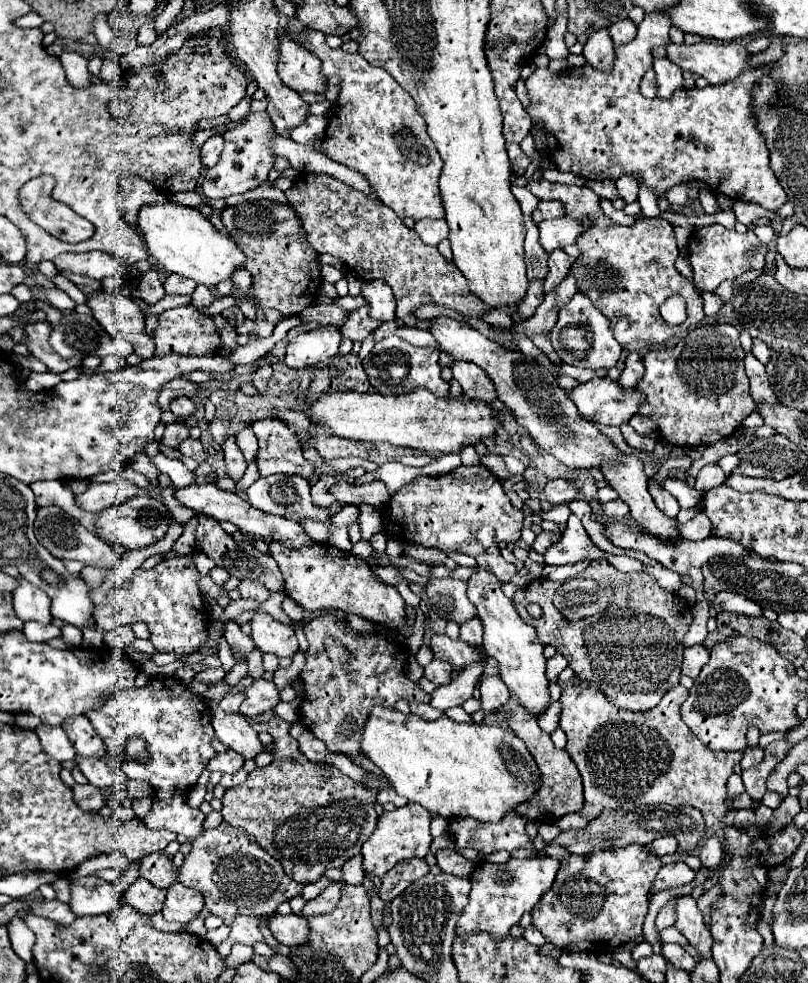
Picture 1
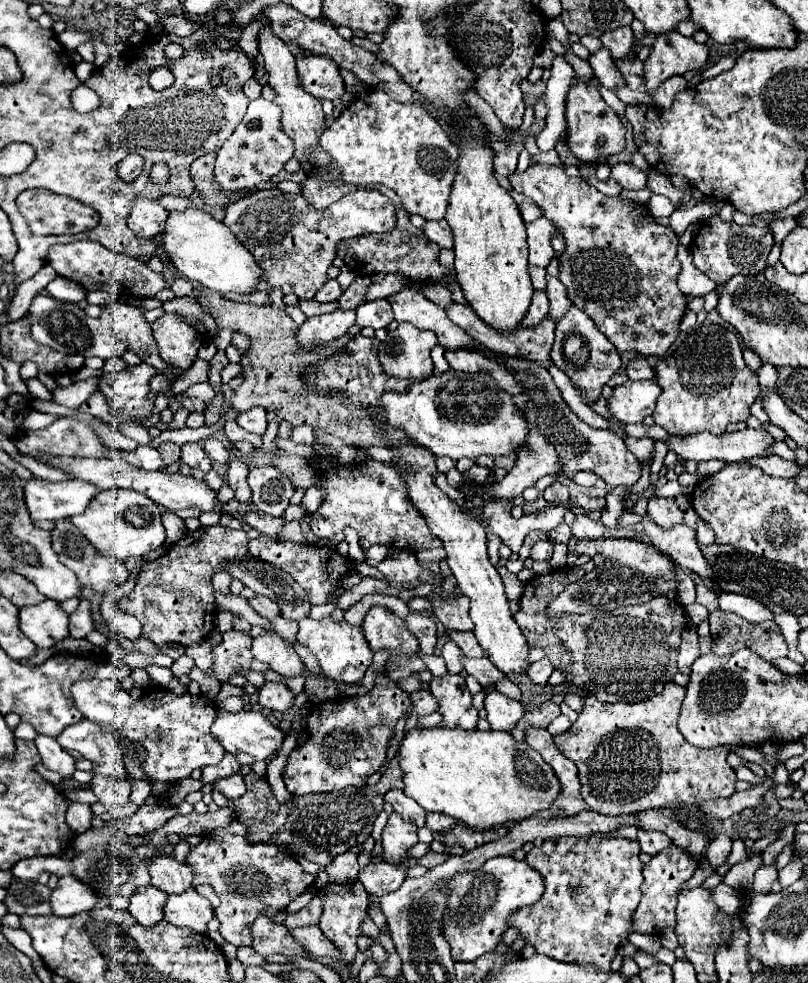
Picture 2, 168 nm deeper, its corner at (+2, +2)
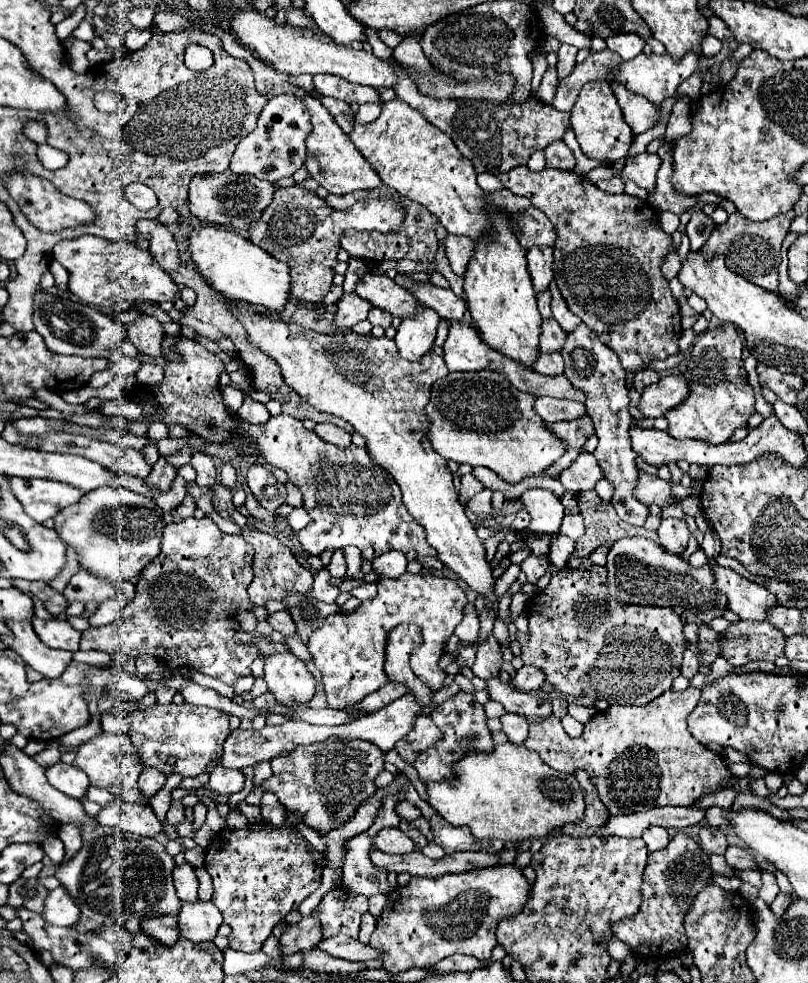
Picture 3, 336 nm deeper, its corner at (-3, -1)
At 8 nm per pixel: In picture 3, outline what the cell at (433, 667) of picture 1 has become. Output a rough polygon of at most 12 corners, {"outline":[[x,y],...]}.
{"outline":[[459,691],[431,711],[441,743],[417,757],[423,783],[491,751],[483,705]]}

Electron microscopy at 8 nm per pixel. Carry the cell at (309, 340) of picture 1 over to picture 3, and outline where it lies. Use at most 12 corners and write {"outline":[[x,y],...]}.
{"outline":[[353,295],[337,303],[333,325],[351,329],[373,305]]}

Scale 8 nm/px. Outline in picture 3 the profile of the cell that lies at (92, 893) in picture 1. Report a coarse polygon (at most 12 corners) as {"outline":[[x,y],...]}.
{"outline":[[65,887],[45,901],[49,923],[71,927],[81,911]]}

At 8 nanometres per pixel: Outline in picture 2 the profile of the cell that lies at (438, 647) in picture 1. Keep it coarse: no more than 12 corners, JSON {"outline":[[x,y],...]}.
{"outline":[[488,658],[464,660],[464,670],[484,688],[506,678]]}

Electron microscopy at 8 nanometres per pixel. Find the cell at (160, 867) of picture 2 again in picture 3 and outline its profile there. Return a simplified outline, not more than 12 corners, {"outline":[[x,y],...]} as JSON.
{"outline":[[189,863],[173,869],[181,901],[197,901],[197,877]]}

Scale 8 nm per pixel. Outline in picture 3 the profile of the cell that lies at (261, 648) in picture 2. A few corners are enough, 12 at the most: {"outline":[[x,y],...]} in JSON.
{"outline":[[289,651],[265,655],[269,691],[281,705],[315,695],[315,677]]}

